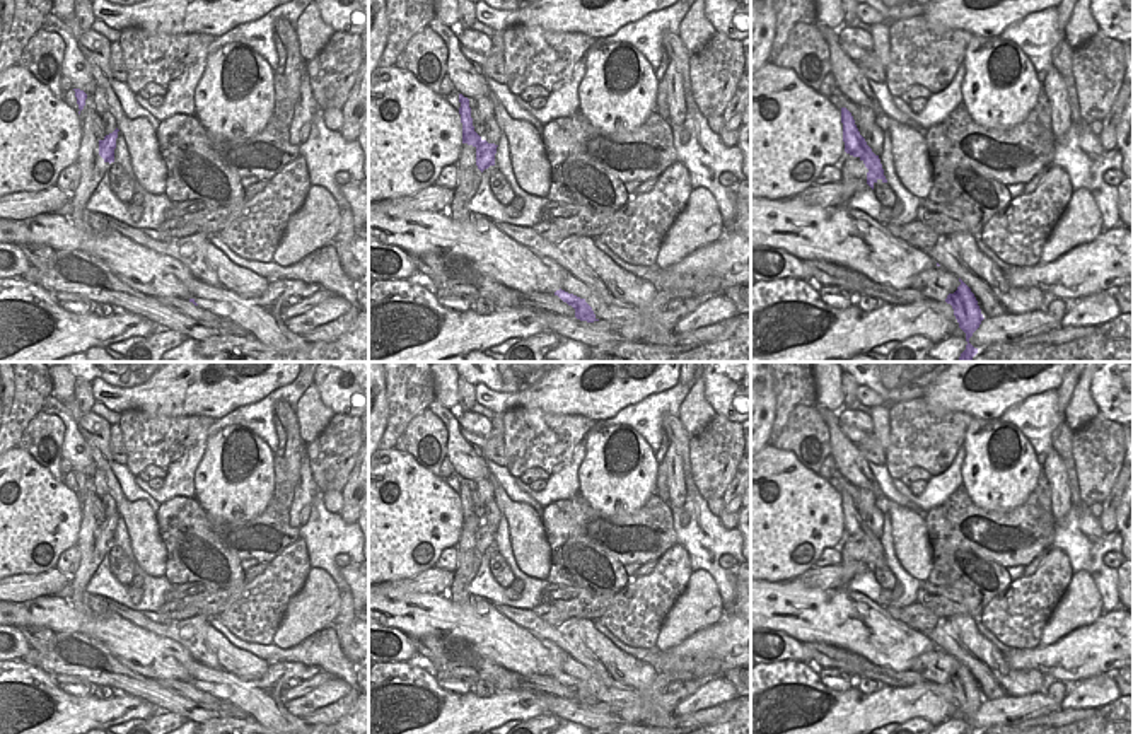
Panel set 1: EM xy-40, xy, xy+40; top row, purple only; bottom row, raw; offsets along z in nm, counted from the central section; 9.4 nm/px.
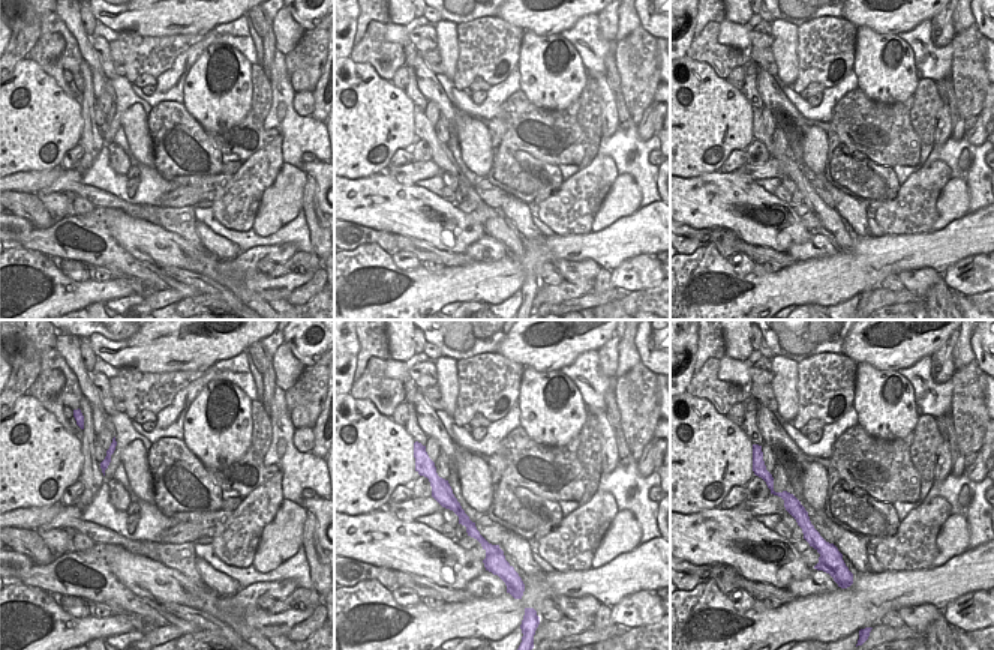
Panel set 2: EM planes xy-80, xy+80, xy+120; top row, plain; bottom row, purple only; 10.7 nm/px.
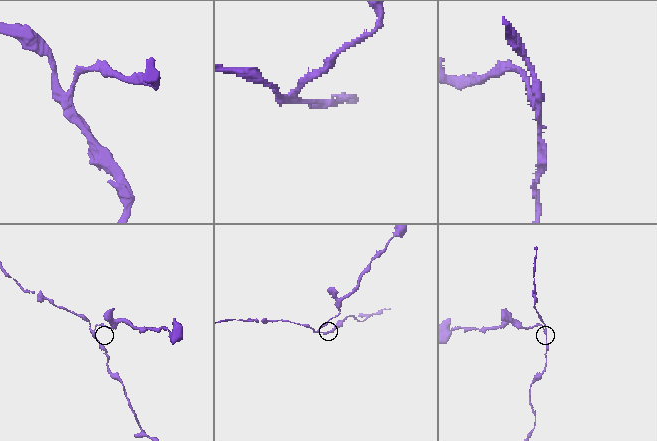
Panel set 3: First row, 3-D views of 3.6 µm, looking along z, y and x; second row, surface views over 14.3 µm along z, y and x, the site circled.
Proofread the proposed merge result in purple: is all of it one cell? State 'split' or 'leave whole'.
split

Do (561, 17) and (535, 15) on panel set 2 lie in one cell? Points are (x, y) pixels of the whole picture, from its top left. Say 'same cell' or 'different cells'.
same cell

